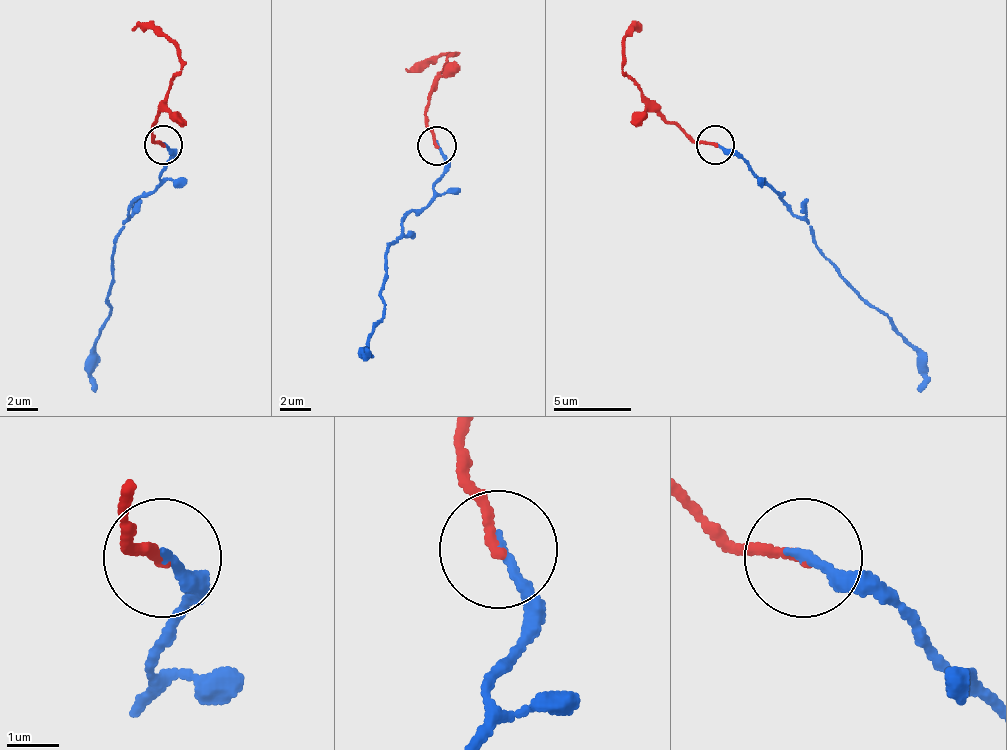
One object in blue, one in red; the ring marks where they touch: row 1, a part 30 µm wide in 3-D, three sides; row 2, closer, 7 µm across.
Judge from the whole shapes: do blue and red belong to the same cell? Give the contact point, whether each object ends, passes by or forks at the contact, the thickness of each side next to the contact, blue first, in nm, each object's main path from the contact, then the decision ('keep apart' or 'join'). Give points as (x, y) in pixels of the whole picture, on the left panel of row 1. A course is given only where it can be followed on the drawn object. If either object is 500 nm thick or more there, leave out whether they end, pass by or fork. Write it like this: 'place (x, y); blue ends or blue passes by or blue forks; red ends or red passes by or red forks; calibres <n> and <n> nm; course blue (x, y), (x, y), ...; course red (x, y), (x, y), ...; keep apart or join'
place (163, 145); blue ends; red ends; calibres 190 and 200 nm; course blue (164, 145), (172, 157), (160, 184), (133, 204), (114, 250), (110, 316), (90, 355), (94, 393); course red (164, 145), (152, 138), (152, 122), (180, 68), (180, 52), (168, 41), (133, 29); join

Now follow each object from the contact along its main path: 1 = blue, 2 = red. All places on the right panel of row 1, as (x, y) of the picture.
1: (714, 145), (741, 157), (764, 184), (811, 227), (819, 250), (885, 316), (916, 355), (923, 378), (919, 393)
2: (714, 145), (687, 138), (668, 122), (621, 68), (621, 41), (637, 29)

